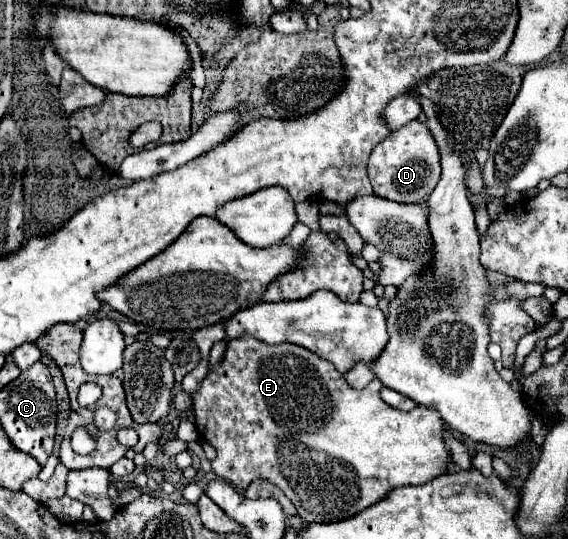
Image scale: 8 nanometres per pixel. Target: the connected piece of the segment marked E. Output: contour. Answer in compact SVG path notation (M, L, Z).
M243 335L243 339L231 339L229 347L225 351L225 357L221 363L217 363L207 377L203 379L203 385L199 389L199 393L193 399L193 407L195 407L195 427L199 431L199 435L209 441L215 449L217 449L217 457L211 463L213 465L213 473L221 479L225 479L227 483L231 483L233 487L237 487L239 491L245 491L251 481L255 479L265 479L273 485L277 485L295 505L299 517L307 523L331 523L331 521L341 521L347 517L353 517L357 513L361 513L363 509L375 505L377 501L381 501L389 491L403 487L403 485L421 485L427 483L439 475L447 473L447 463L451 461L451 449L445 443L445 433L447 433L447 425L443 423L441 415L435 409L417 405L413 411L399 411L391 405L387 405L381 397L379 397L379 389L383 387L383 383L379 379L371 381L365 389L355 391L347 385L345 377L325 359L317 357L315 353L299 347L299 345L291 345L291 343L279 343L279 345L269 345L263 343L251 335Z

